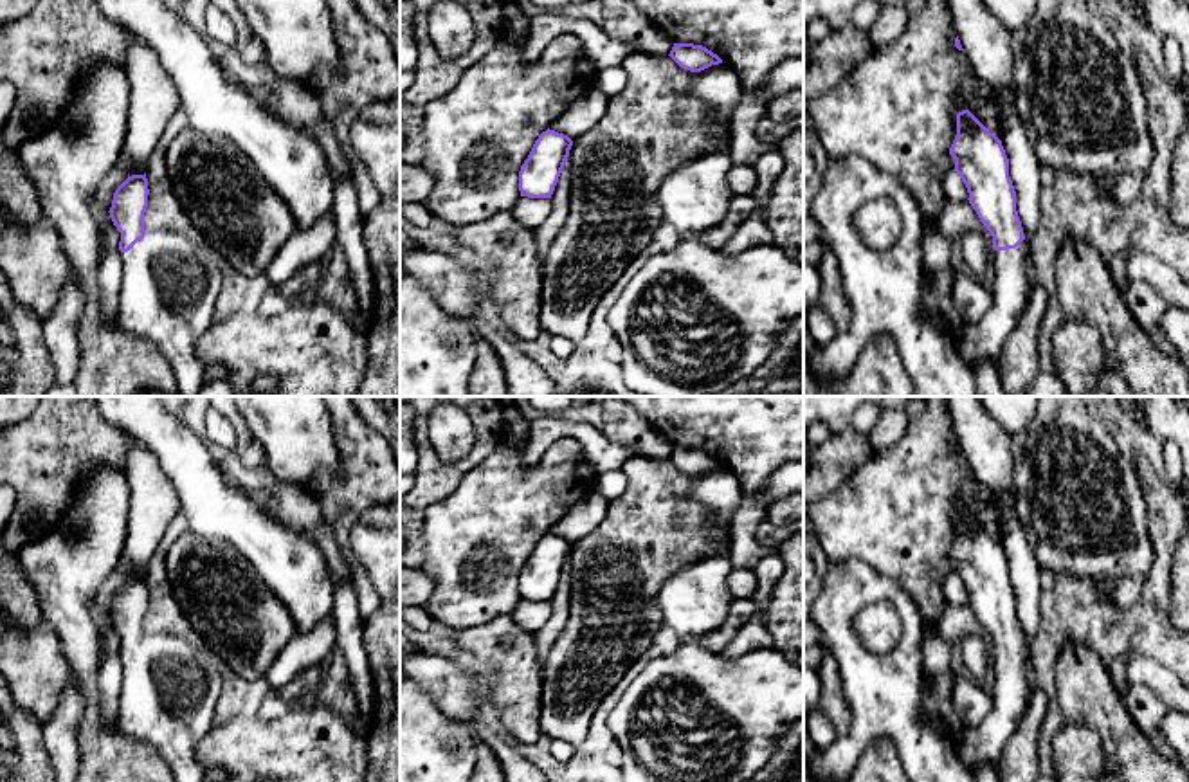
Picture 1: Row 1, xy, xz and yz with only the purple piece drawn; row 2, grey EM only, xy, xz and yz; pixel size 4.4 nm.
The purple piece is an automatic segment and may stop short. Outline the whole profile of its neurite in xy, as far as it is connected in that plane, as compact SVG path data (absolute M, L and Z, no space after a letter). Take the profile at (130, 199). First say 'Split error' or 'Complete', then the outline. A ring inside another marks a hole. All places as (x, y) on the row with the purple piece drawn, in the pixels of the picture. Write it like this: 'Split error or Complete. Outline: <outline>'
Split error. Outline: M128 177L113 193L110 218L121 232L123 285L119 292L119 326L132 335L150 341L171 366L177 393L196 396L209 382L205 364L195 355L196 341L214 323L214 308L223 285L223 267L207 245L169 231L146 231L148 178Z

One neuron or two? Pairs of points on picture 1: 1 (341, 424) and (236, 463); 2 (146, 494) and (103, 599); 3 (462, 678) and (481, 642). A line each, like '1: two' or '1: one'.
1: two
2: one
3: two

